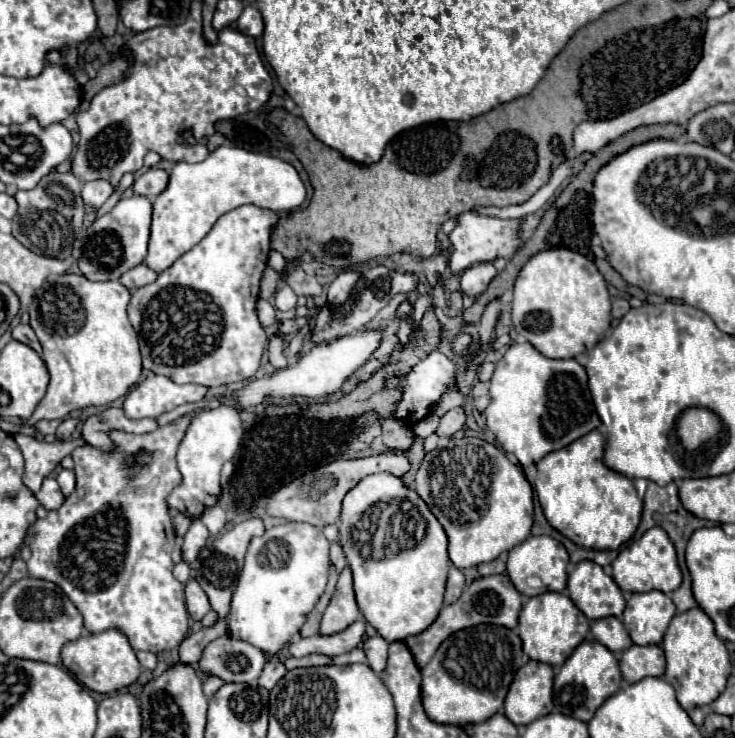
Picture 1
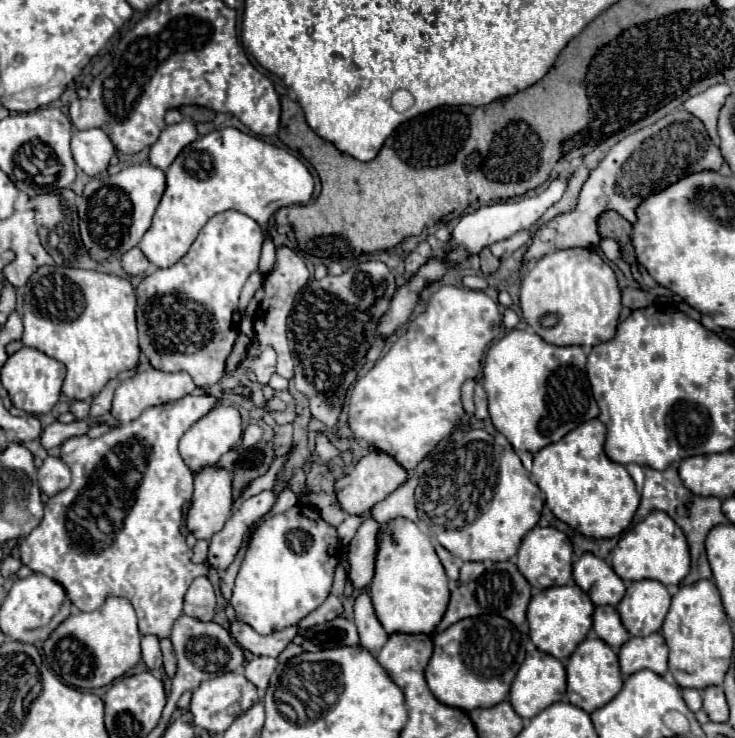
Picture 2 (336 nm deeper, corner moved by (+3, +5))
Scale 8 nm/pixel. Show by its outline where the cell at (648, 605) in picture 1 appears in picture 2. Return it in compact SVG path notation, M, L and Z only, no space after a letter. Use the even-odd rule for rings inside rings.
M653 579L635 581L627 587L623 601L617 605L625 629L635 637L657 633L669 611L671 595L667 587Z

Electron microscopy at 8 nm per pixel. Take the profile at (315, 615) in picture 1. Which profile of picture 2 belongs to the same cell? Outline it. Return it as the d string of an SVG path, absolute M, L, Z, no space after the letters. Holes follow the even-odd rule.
M329 595L323 605L319 605L315 611L311 611L305 619L299 621L299 627L301 629L307 629L307 627L313 627L313 625L319 625L319 623L327 623L335 617L339 617L343 613L343 605L341 605L341 599L335 597L335 595Z

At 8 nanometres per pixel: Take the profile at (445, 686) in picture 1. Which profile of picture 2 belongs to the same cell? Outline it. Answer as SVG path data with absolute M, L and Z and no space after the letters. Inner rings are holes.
M479 615L461 619L447 631L433 637L435 651L425 669L425 679L437 701L449 707L471 711L501 703L525 659L527 633L499 615Z

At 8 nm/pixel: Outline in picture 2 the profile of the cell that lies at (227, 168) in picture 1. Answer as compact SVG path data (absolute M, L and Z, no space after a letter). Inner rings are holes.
M231 127L207 133L187 145L165 175L167 189L153 215L153 225L139 241L145 257L161 269L175 265L207 219L221 211L235 209L249 215L267 235L269 217L277 209L307 203L313 195L313 177L297 157Z

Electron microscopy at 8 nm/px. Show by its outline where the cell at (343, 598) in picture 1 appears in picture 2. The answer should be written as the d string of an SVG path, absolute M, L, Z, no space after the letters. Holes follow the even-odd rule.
M367 519L349 543L349 571L347 577L355 589L363 591L369 587L375 571L375 535L379 523Z

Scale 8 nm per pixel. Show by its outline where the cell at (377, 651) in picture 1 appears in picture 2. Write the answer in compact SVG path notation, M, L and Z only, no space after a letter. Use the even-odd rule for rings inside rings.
M359 593L355 599L355 625L361 639L359 645L375 655L385 645L389 635L383 631L367 593Z

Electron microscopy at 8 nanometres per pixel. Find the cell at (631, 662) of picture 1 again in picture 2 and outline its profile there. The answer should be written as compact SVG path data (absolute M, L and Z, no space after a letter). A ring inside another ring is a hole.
M659 633L649 637L631 637L619 649L619 665L623 675L651 669L657 675L667 673L667 645Z

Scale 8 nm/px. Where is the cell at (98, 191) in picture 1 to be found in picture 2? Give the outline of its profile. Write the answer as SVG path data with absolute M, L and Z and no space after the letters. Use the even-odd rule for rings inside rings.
M75 129L71 137L71 151L77 167L89 177L95 177L105 171L109 167L111 157L115 155L113 143L99 129Z

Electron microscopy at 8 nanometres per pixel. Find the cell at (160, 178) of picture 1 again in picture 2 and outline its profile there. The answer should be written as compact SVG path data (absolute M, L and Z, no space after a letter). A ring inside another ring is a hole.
M189 121L165 127L159 141L151 147L149 163L165 171L175 161L175 157L181 153L181 149L193 143L195 139L197 139L197 131L195 131L195 125Z

